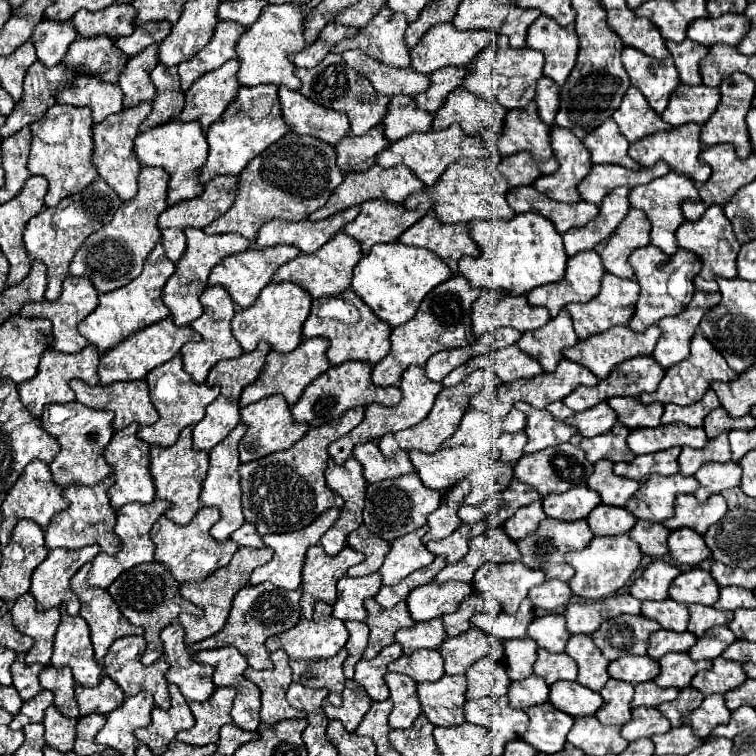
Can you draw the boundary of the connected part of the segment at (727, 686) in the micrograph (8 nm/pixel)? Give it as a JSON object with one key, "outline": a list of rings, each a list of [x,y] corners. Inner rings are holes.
{"outline":[[[715,658],[713,668],[705,672],[697,672],[691,686],[699,692],[707,694],[725,694],[747,680],[739,662],[729,662],[725,658]]]}

